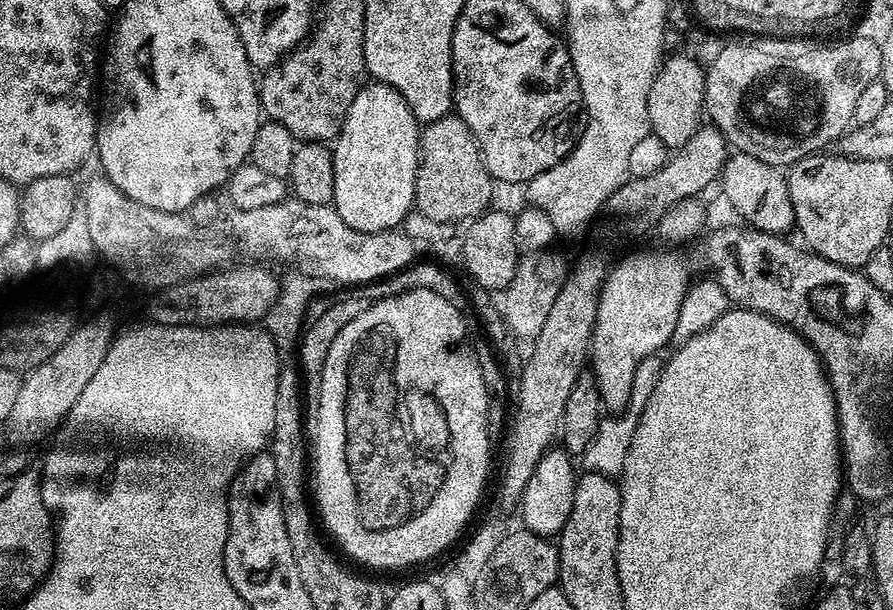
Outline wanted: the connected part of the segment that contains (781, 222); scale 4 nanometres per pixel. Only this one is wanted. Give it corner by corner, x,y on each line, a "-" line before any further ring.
733,151
726,163
722,166
718,177
718,188
724,191
728,204
741,216
743,223
749,228
757,228
759,232
775,232
788,234
793,231
796,219
794,218
794,206
790,202
790,190
788,189
787,175
779,167
768,165
751,157
750,154

